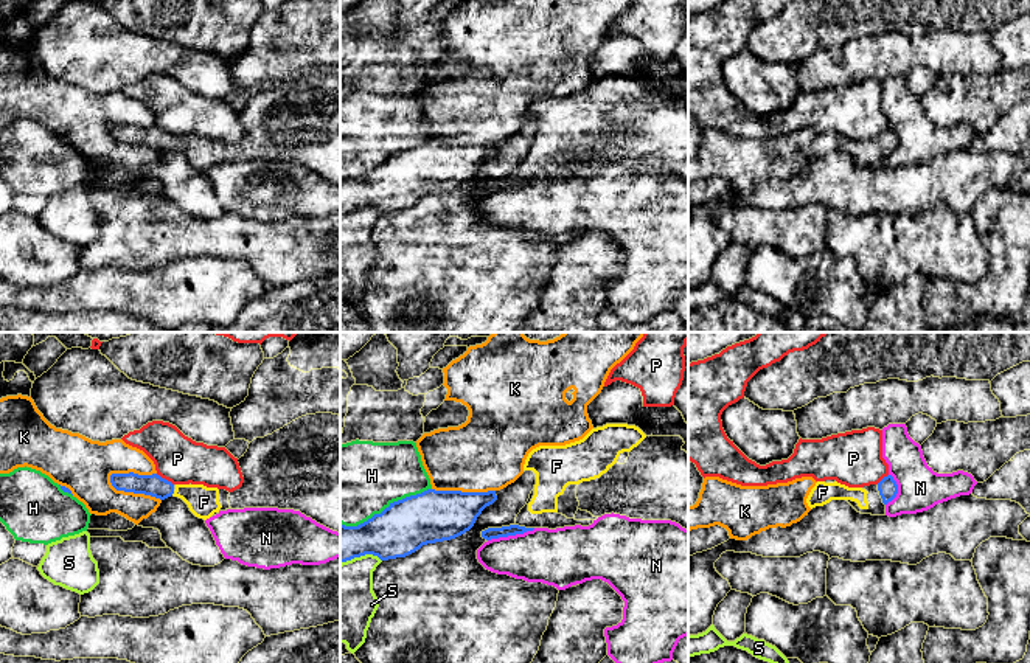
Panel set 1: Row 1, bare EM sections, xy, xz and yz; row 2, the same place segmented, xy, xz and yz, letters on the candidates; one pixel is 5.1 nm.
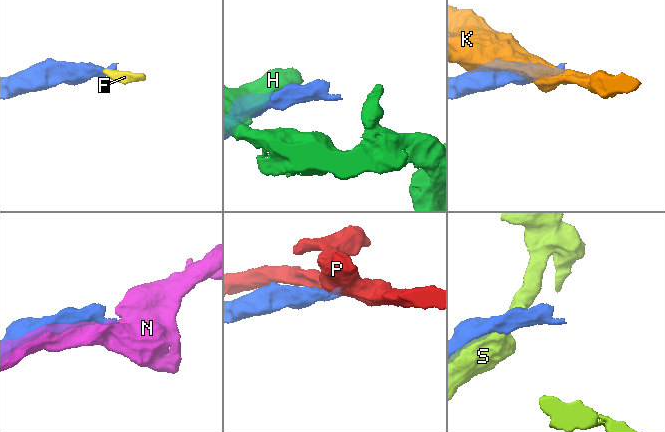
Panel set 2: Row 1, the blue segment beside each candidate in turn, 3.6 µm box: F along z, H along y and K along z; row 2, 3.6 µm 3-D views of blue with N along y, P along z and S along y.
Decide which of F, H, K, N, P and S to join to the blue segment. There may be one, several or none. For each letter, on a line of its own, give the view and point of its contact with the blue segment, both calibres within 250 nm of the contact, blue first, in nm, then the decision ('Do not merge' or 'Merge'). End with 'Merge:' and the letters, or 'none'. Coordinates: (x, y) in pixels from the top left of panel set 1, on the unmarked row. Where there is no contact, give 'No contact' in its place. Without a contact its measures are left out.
F: Touches blue at xy (173, 145). Thickness 110 nm (blue) against 160 nm. Merge
H: Touches blue at xz (386, 160). Thickness 280 nm (blue) against 420 nm. Do not merge
K: Touches blue at xy (132, 143). Thickness 110 nm (blue) against 240 nm. Do not merge
N: Touches blue at xz (511, 187). Thickness 60 nm (blue) against 280 nm. Do not merge
P: Touches blue at xy (163, 131). Thickness 110 nm (blue) against 240 nm. Do not merge
S: Touches blue at xz (361, 207). Thickness 280 nm (blue) against 340 nm. Do not merge
Merge: F

